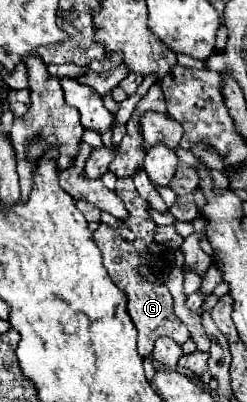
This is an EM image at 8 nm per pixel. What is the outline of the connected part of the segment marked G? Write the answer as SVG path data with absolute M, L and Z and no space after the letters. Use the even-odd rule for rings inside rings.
M119 178L119 180L117 180L117 186L115 186L115 192L117 192L117 196L125 202L125 208L129 210L129 216L125 218L125 224L127 224L127 226L131 228L131 232L135 234L135 240L133 240L133 242L123 240L123 238L117 236L115 230L109 228L107 224L99 224L99 228L93 232L93 238L95 238L95 244L99 246L99 250L101 250L101 254L103 254L103 264L105 264L105 268L107 268L109 276L113 278L113 282L115 282L117 286L121 286L121 290L123 290L125 296L127 296L127 312L129 312L129 316L131 316L131 320L133 320L133 324L135 324L135 328L137 328L137 332L139 332L137 350L139 350L139 354L141 354L143 358L147 358L147 356L151 356L151 350L153 350L153 344L155 344L157 338L169 336L169 338L173 338L175 342L185 344L185 342L189 340L189 330L187 330L187 326L177 318L177 314L175 314L175 310L173 310L173 296L171 296L171 292L167 290L167 286L165 286L165 284L155 286L155 284L143 280L143 278L139 276L139 272L137 272L137 268L139 268L141 264L145 264L145 258L141 258L141 254L147 254L147 252L149 252L147 246L153 242L155 222L153 222L153 220L149 218L149 214L147 214L149 202L145 202L145 200L137 194L137 190L135 190L131 178Z

